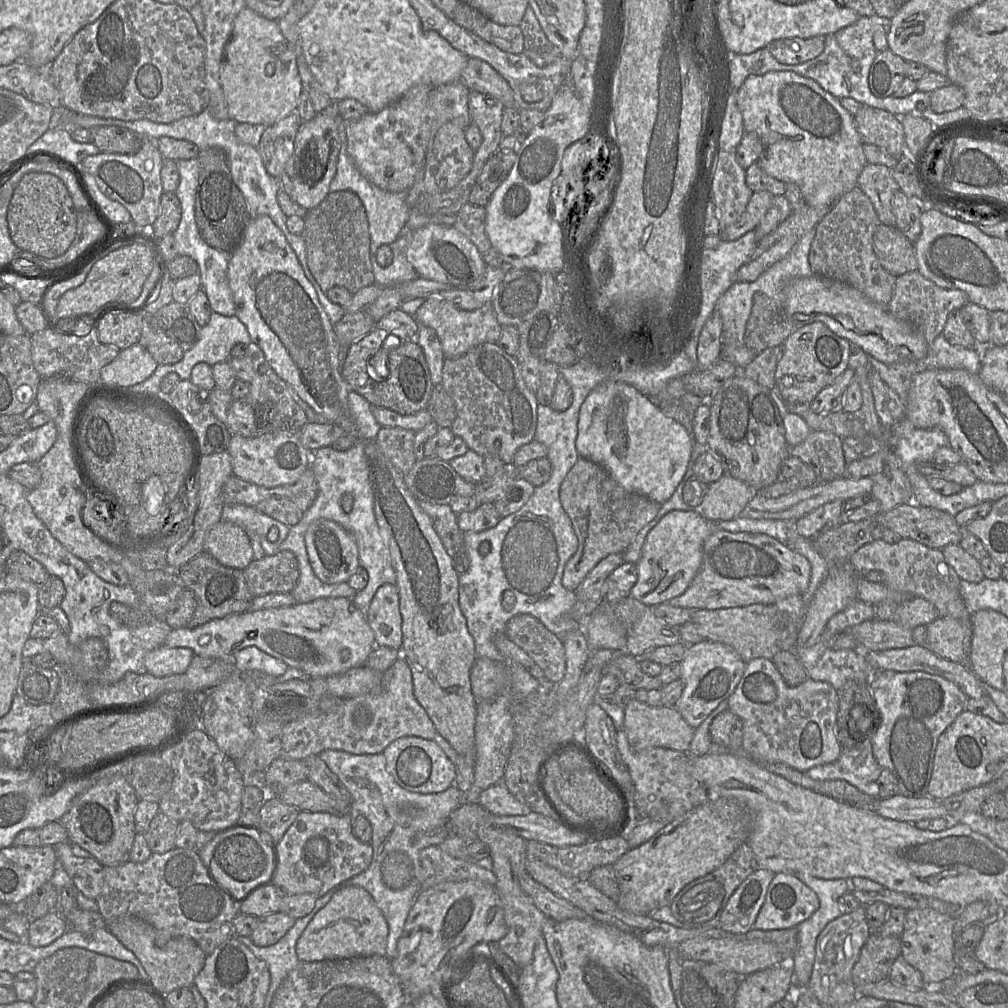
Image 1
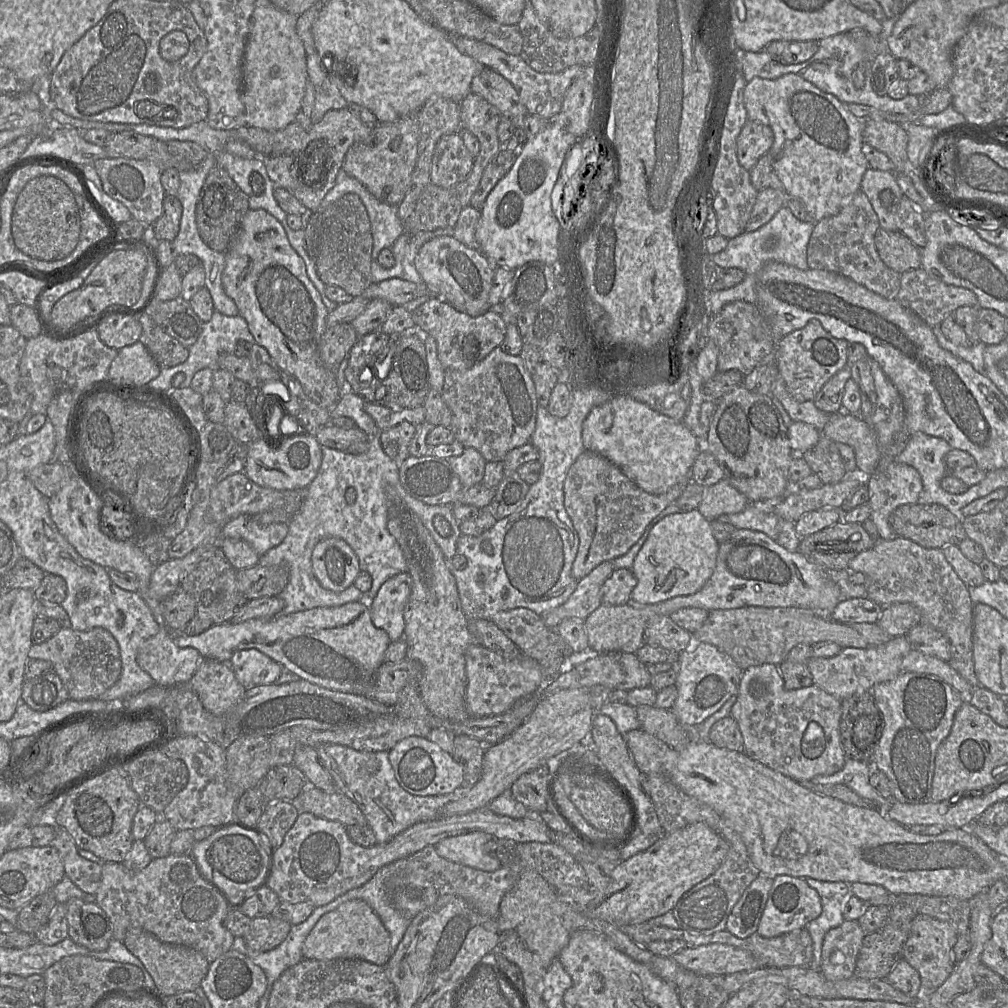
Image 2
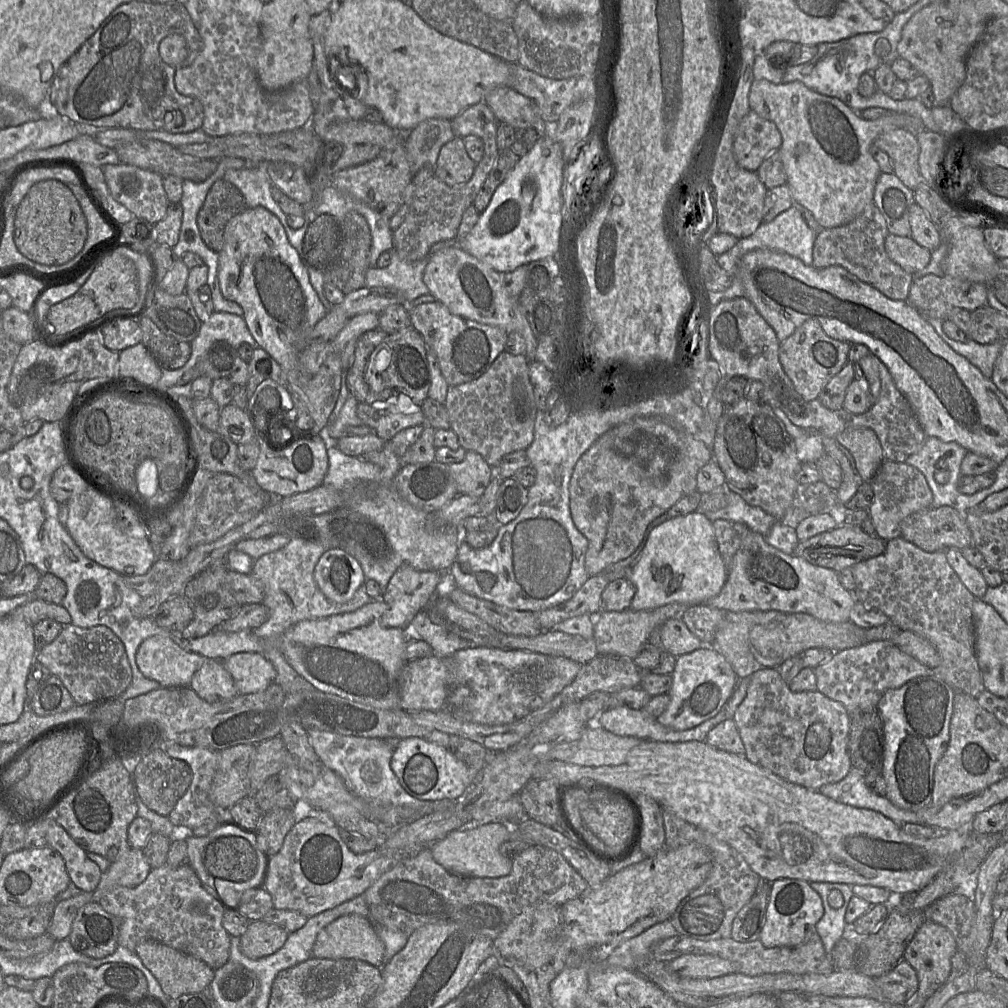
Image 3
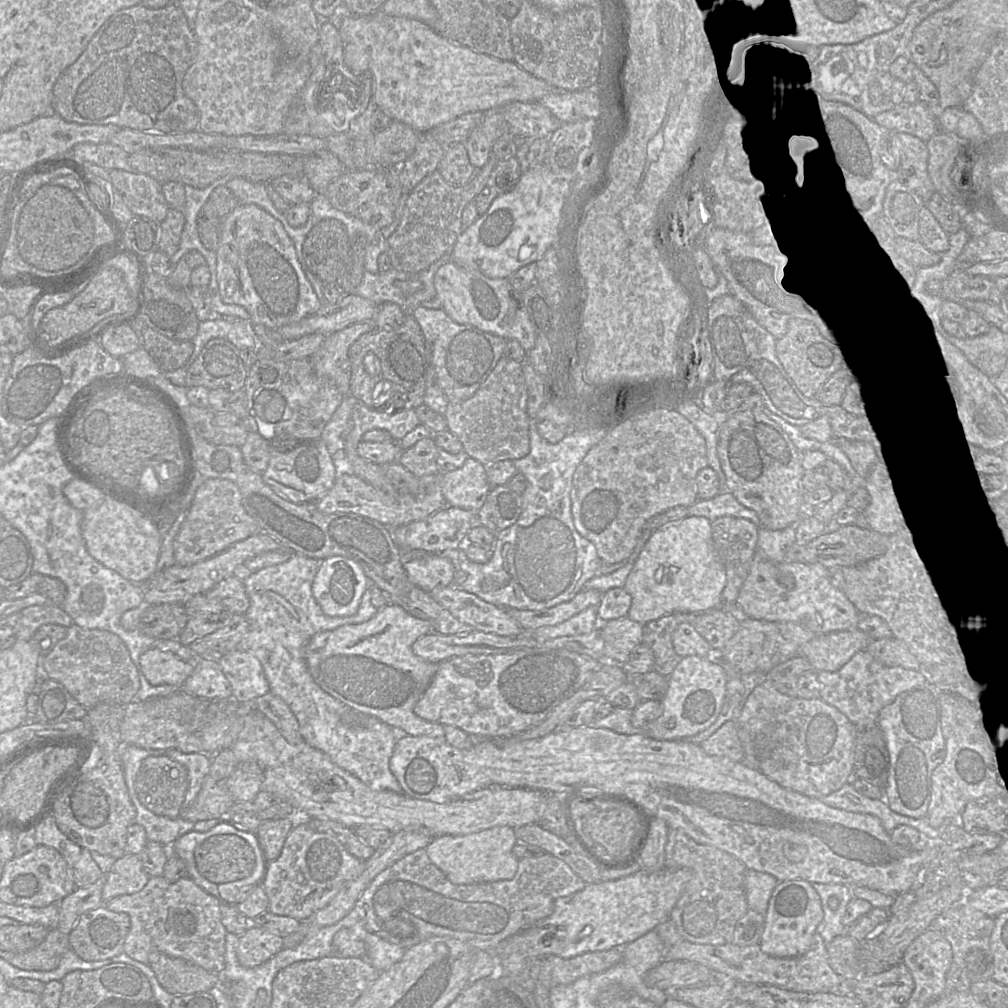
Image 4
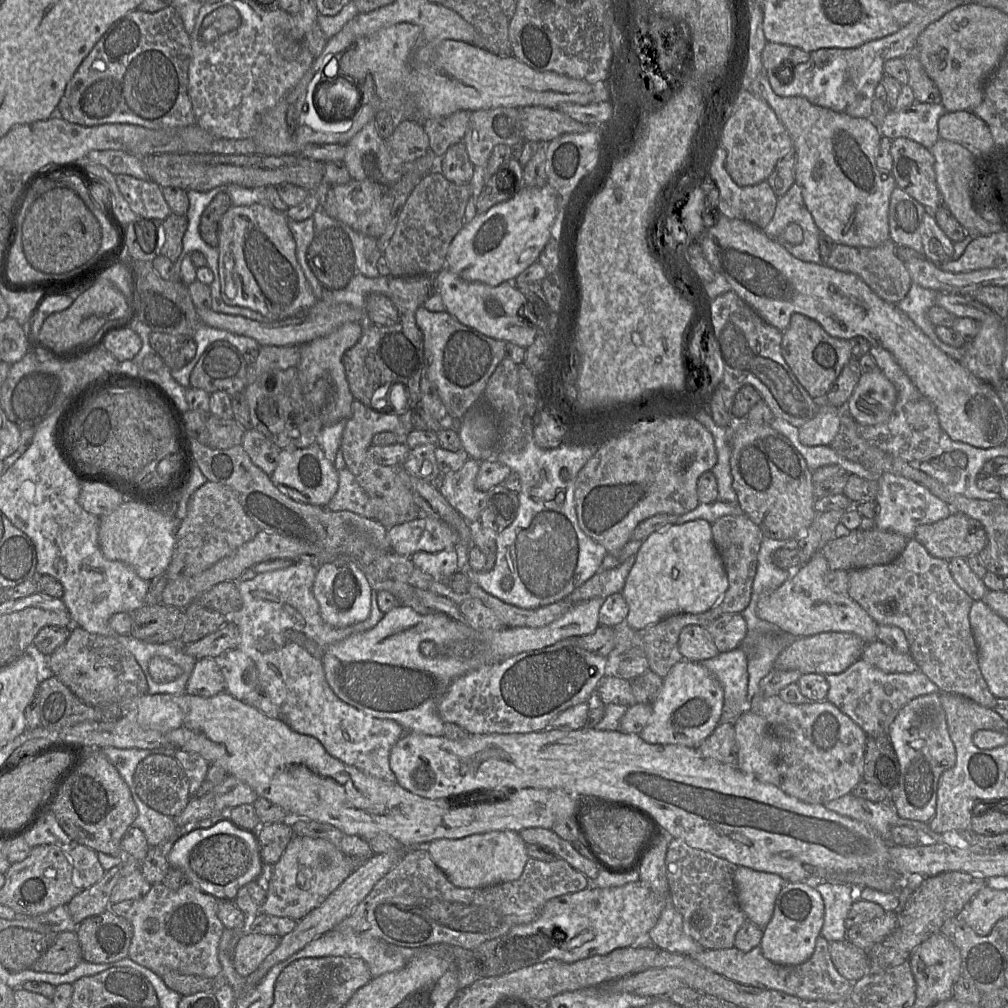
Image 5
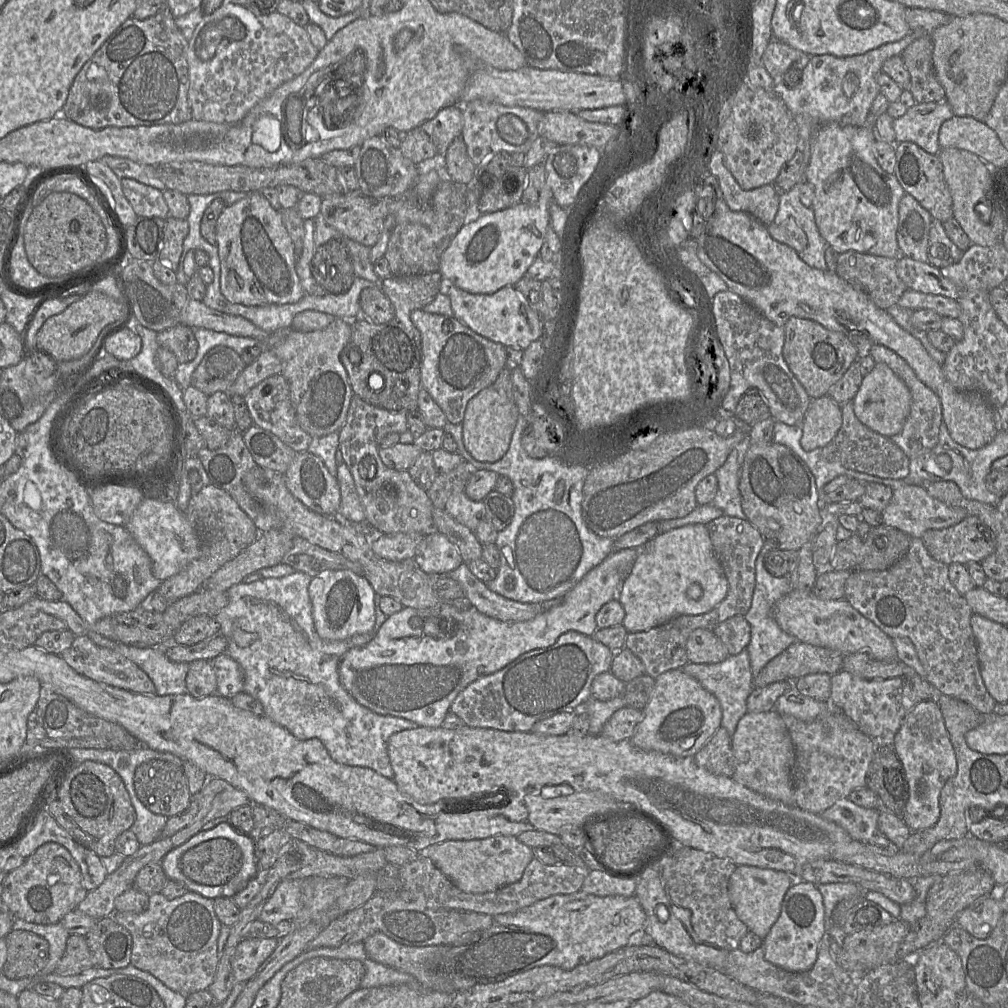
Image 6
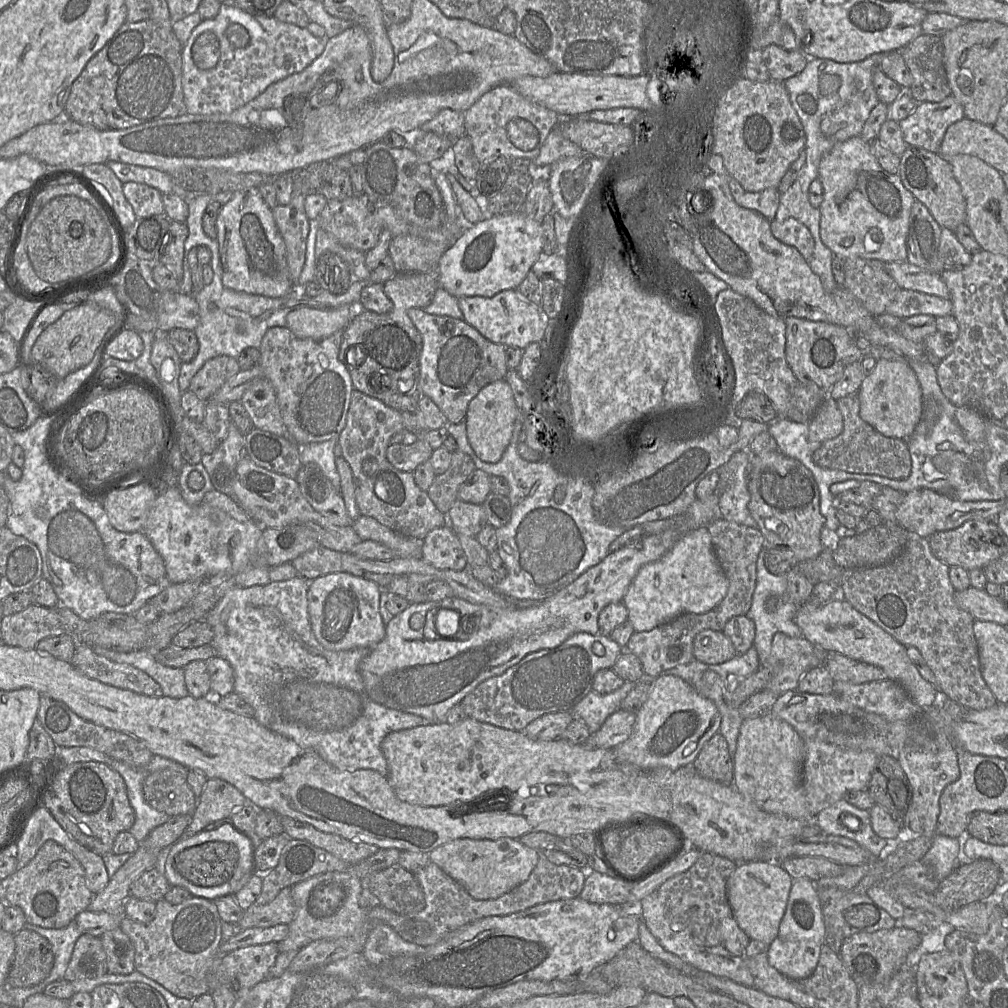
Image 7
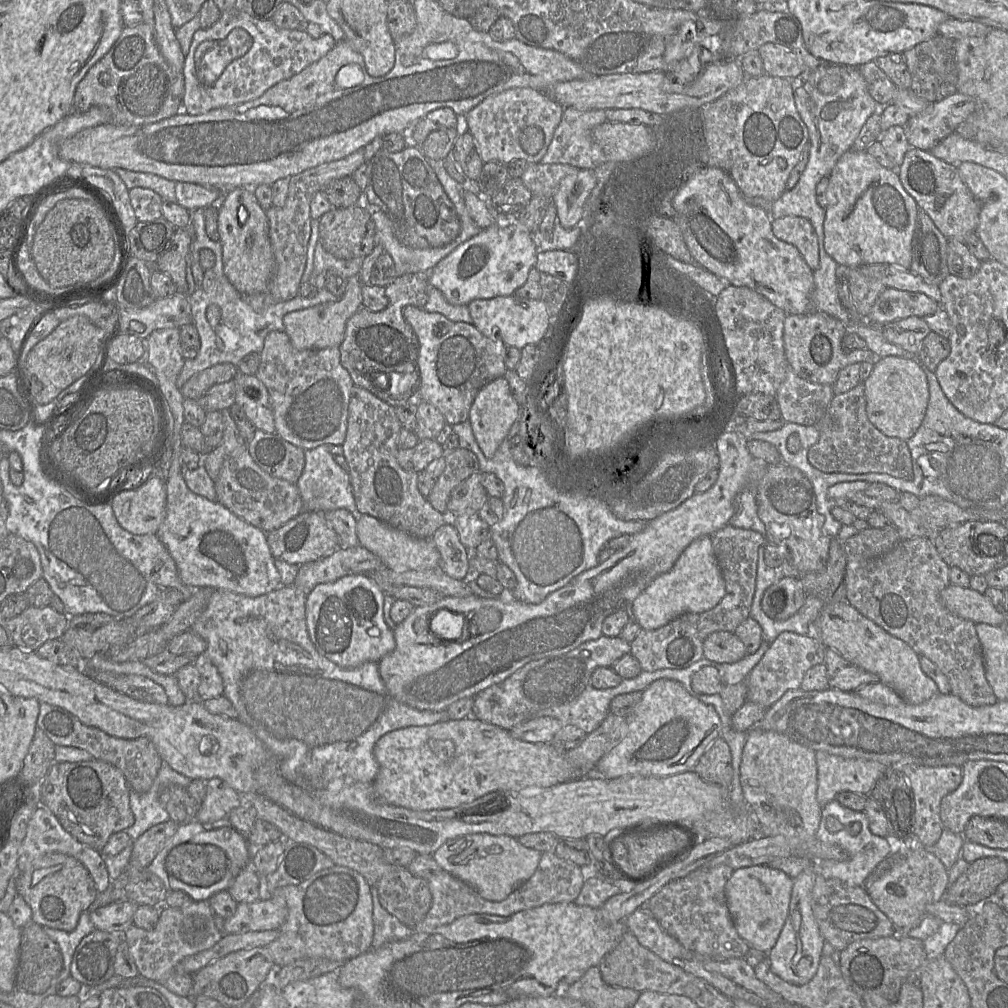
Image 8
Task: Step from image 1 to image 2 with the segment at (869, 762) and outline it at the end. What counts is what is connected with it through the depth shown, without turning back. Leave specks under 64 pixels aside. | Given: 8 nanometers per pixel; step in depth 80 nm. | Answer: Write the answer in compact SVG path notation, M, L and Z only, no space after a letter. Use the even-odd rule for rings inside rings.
M846 758L844 767L832 775L822 775L814 779L820 784L843 784L859 796L874 802L881 815L887 815L893 800L885 799L870 784L870 764L868 762Z

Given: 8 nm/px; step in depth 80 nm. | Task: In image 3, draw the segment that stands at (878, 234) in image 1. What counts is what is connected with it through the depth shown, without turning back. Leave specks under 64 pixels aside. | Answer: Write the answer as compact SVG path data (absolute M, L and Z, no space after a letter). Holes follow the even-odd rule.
M889 234L884 245L889 258L908 273L915 274L930 263L931 252L911 237Z

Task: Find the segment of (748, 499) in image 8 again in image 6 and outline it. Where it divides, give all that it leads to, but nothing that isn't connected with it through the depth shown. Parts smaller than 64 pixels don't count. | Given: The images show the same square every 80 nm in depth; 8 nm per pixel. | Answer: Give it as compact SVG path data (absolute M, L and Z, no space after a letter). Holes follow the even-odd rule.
M749 432L745 439L730 452L725 463L715 471L718 489L712 505L720 508L724 515L747 519L741 506L739 490L740 469L749 448Z

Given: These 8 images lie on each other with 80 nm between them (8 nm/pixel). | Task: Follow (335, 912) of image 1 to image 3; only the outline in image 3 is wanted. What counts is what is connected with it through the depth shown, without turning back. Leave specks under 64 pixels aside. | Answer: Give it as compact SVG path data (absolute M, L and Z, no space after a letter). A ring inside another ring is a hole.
M349 914L337 918L319 932L312 949L312 956L322 959L358 959L382 967L384 952L384 943L377 935L370 917Z

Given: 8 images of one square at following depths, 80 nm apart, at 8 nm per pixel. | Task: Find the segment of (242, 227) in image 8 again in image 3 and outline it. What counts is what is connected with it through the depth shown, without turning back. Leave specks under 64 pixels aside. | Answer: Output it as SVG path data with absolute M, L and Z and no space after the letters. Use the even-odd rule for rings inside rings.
M257 206L255 208L246 208L244 211L229 220L224 231L223 247L219 252L218 280L224 298L234 301L242 307L243 318L251 335L255 339L257 346L265 350L281 366L283 372L287 375L287 380L290 384L298 384L303 391L306 391L306 387L308 386L308 373L301 367L299 363L299 355L308 345L308 337L310 333L317 323L326 316L328 311L319 299L317 292L309 280L305 261L301 259L297 250L290 244L284 227L273 213L262 206Z

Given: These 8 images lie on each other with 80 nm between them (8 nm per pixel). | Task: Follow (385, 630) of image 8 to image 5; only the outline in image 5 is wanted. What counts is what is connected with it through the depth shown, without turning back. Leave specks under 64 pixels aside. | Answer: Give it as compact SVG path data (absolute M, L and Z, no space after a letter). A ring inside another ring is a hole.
M337 557L318 568L312 591L319 604L322 619L330 626L344 628L369 617L372 588L365 574L348 557Z

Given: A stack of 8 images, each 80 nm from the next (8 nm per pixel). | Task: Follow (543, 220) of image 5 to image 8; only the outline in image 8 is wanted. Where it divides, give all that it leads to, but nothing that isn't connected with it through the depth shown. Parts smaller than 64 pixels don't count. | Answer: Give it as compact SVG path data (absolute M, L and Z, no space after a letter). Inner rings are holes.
M493 224L459 245L436 264L430 271L428 280L430 286L440 290L450 304L468 305L475 299L491 299L497 296L513 295L519 287L525 284L529 271L535 267L536 261L536 246L532 234L525 227L521 224L513 224L507 227L499 227Z

